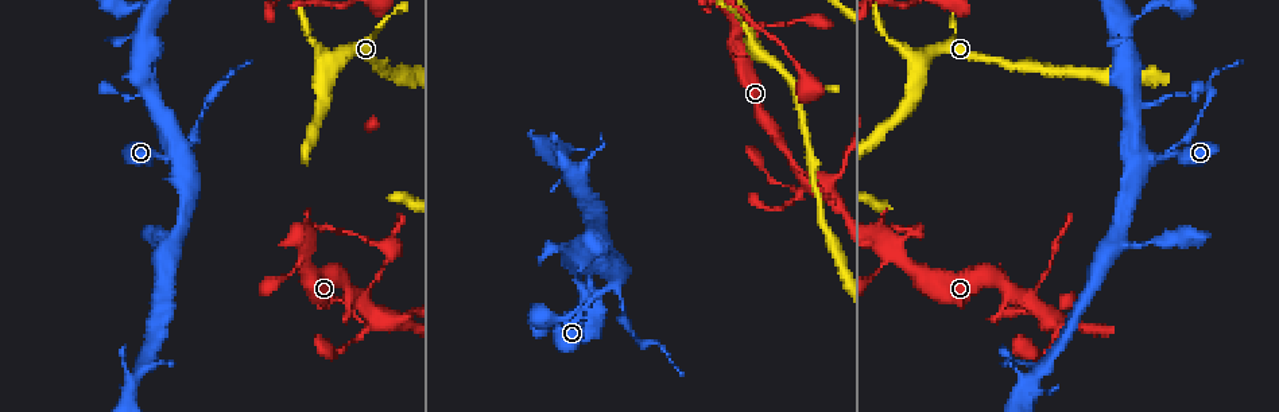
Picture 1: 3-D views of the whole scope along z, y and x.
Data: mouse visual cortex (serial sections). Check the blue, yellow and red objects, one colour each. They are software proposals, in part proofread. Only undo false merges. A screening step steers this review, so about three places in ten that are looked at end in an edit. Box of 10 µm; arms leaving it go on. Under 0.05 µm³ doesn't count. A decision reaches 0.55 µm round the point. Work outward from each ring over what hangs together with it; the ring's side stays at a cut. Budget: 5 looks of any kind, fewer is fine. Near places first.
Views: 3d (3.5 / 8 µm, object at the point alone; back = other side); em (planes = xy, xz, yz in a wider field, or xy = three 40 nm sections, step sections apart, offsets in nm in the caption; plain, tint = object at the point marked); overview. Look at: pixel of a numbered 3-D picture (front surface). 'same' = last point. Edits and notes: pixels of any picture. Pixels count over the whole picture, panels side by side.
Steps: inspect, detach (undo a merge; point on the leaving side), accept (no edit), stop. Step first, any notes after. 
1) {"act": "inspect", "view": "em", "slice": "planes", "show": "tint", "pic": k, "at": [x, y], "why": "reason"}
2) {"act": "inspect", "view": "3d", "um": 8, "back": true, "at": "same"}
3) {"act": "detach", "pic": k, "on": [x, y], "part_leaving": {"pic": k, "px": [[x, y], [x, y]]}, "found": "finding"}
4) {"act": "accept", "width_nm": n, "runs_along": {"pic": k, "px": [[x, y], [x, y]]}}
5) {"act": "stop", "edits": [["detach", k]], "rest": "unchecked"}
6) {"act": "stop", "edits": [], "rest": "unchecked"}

{"act": "inspect", "view": "3d", "um": 8, "pic": 1, "at": [1053, 319], "why": "sharp bend"}

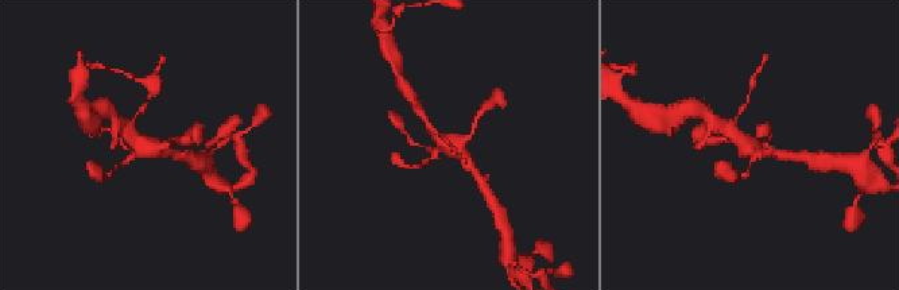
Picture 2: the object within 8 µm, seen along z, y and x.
{"act": "inspect", "view": "em", "slice": "planes", "show": "tint", "at": "same"}

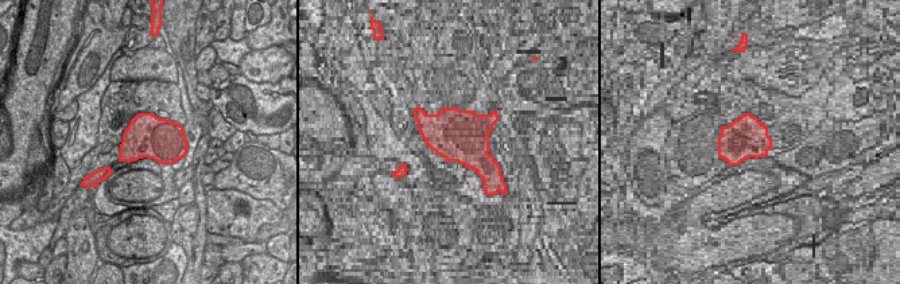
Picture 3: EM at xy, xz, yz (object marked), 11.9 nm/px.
{"act": "accept", "width_nm": 500, "runs_along": {"pic": 2, "px": [[724, 123], [755, 153], [747, 170]]}, "found": "continuous, no second cell"}

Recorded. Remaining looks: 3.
{"act": "inspect", "view": "3d", "um": 3.5, "pic": 1, "at": [307, 242], "why": "thin arm on a thick one"}

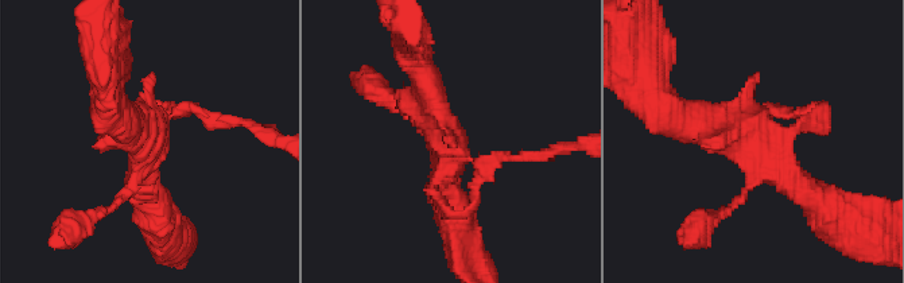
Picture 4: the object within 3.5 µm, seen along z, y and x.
{"act": "inspect", "view": "em", "slice": "planes", "show": "tint", "pic": 4, "at": [453, 149]}

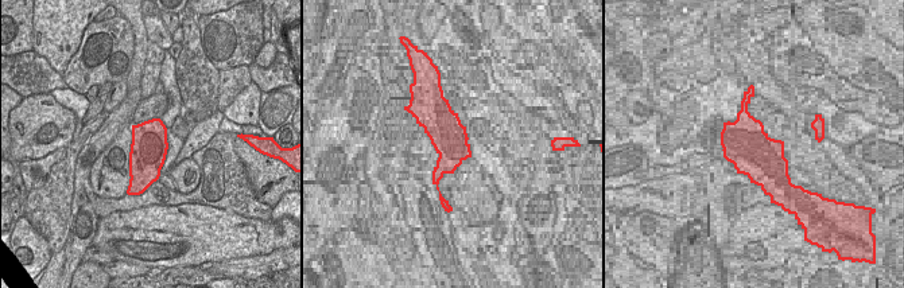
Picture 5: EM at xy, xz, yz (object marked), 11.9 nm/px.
{"act": "inspect", "view": "em", "slice": "xy", "step": 2, "show": "tint", "at": "same"}

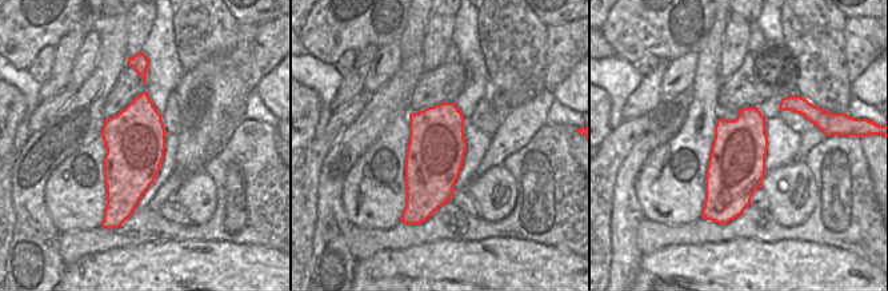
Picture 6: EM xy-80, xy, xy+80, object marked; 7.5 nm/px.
{"act": "accept", "runs_along": {"pic": 4, "px": [[815, 201], [698, 101]]}, "found": "all the same cell"}

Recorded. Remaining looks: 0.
{"act": "stop", "edits": [], "rest": "unchecked"}

